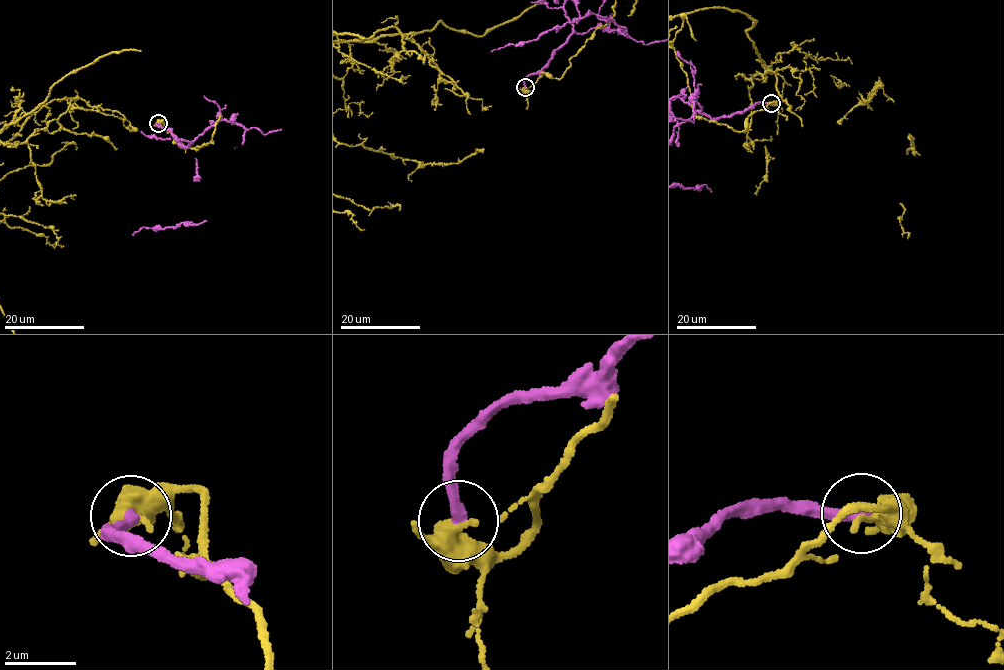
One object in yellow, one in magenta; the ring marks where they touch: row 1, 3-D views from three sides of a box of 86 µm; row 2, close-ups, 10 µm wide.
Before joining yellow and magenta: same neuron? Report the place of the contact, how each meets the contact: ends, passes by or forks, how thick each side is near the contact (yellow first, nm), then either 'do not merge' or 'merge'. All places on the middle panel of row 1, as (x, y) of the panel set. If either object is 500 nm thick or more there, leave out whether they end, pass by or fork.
place (525, 87); yellow passes by; magenta ends; calibres 340 and 300 nm; do not merge

